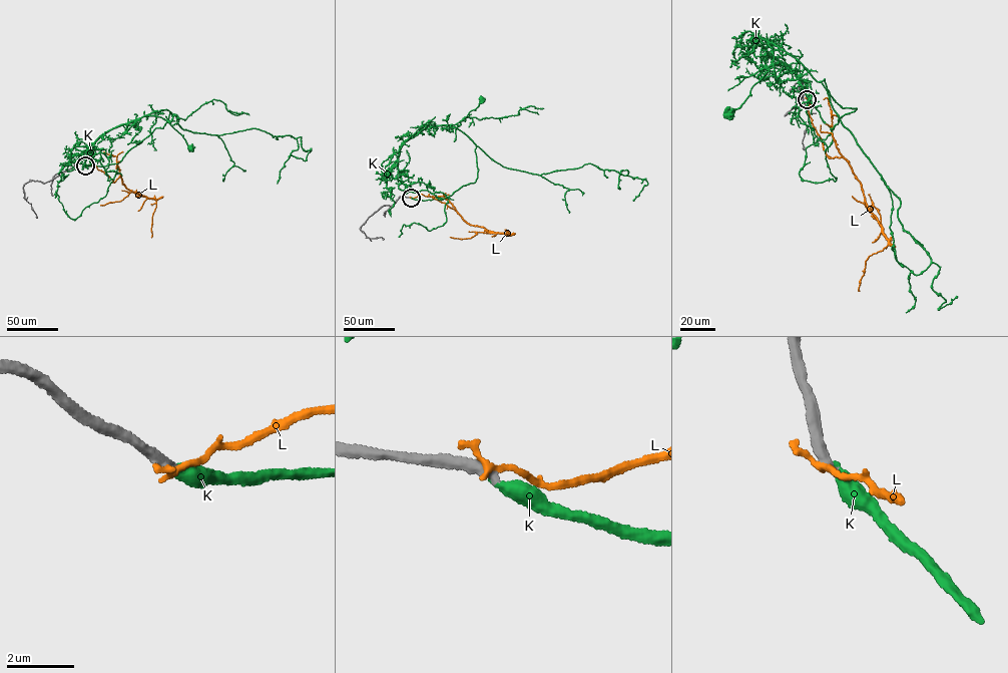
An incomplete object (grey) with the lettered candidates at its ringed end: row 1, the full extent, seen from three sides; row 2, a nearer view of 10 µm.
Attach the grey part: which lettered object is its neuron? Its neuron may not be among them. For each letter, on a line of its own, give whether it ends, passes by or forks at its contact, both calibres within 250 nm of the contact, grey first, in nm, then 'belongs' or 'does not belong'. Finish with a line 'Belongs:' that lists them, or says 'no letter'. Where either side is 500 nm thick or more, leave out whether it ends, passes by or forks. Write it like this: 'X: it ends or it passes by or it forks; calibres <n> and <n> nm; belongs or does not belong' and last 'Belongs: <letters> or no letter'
K: it ends; calibres 340 and 400 nm; belongs
L: it ends; calibres 380 and 240 nm; does not belong
Belongs: K

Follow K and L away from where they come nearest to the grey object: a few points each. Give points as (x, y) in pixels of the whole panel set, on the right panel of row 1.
K: (807, 98), (832, 129), (857, 108), (843, 107), (825, 79), (818, 81), (768, 41), (771, 64), (729, 114)
L: (807, 98), (811, 101), (809, 114), (826, 154), (846, 159), (888, 241), (866, 261), (860, 291)

